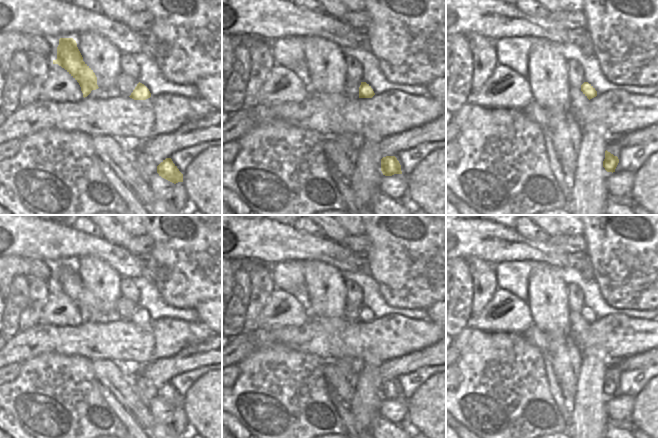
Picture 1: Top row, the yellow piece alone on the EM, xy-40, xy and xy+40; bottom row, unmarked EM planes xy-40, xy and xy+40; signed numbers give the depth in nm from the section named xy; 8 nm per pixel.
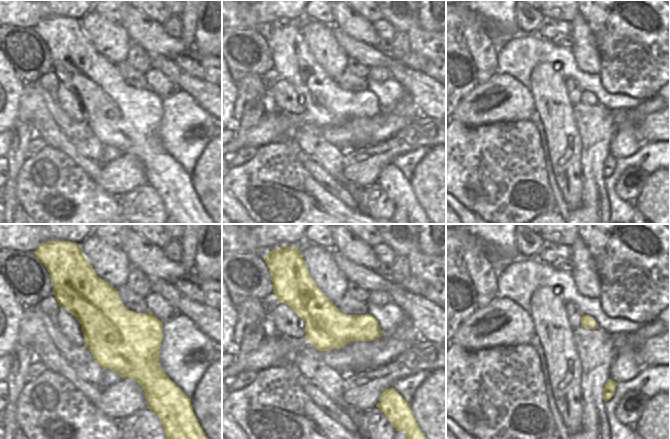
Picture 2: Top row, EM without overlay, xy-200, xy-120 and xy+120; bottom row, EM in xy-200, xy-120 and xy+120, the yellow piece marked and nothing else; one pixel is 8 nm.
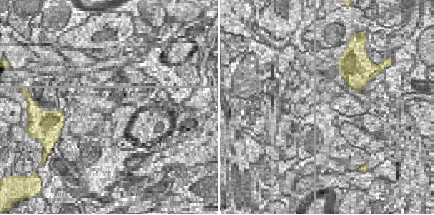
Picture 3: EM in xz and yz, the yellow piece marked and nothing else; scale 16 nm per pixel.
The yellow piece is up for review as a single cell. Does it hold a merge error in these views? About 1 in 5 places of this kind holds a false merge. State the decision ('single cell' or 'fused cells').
single cell

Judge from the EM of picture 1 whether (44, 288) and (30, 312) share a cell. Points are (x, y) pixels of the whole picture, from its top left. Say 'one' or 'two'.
one

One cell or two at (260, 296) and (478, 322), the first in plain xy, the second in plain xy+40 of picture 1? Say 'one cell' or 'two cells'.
two cells

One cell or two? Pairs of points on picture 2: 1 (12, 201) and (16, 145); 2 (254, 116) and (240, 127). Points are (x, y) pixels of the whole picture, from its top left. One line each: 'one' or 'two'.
1: one
2: one

